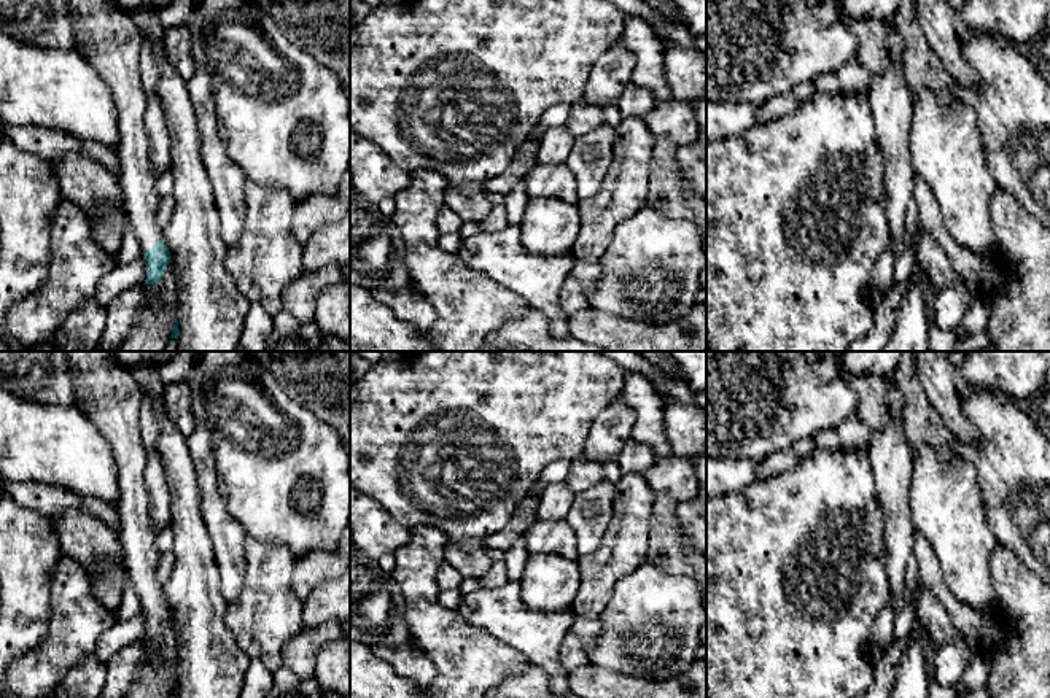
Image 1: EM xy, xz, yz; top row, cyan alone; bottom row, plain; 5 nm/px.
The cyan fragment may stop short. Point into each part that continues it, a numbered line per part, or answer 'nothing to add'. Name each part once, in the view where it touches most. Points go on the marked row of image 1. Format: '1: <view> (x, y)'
1: xy (113, 43)

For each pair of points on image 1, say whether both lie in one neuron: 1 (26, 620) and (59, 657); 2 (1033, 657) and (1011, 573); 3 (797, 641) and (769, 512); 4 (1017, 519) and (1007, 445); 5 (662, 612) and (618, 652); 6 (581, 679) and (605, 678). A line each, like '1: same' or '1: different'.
1: different
2: same
3: same
4: same
5: same
6: same

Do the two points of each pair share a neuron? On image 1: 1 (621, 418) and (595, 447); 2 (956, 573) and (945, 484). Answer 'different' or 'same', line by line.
1: same
2: same

